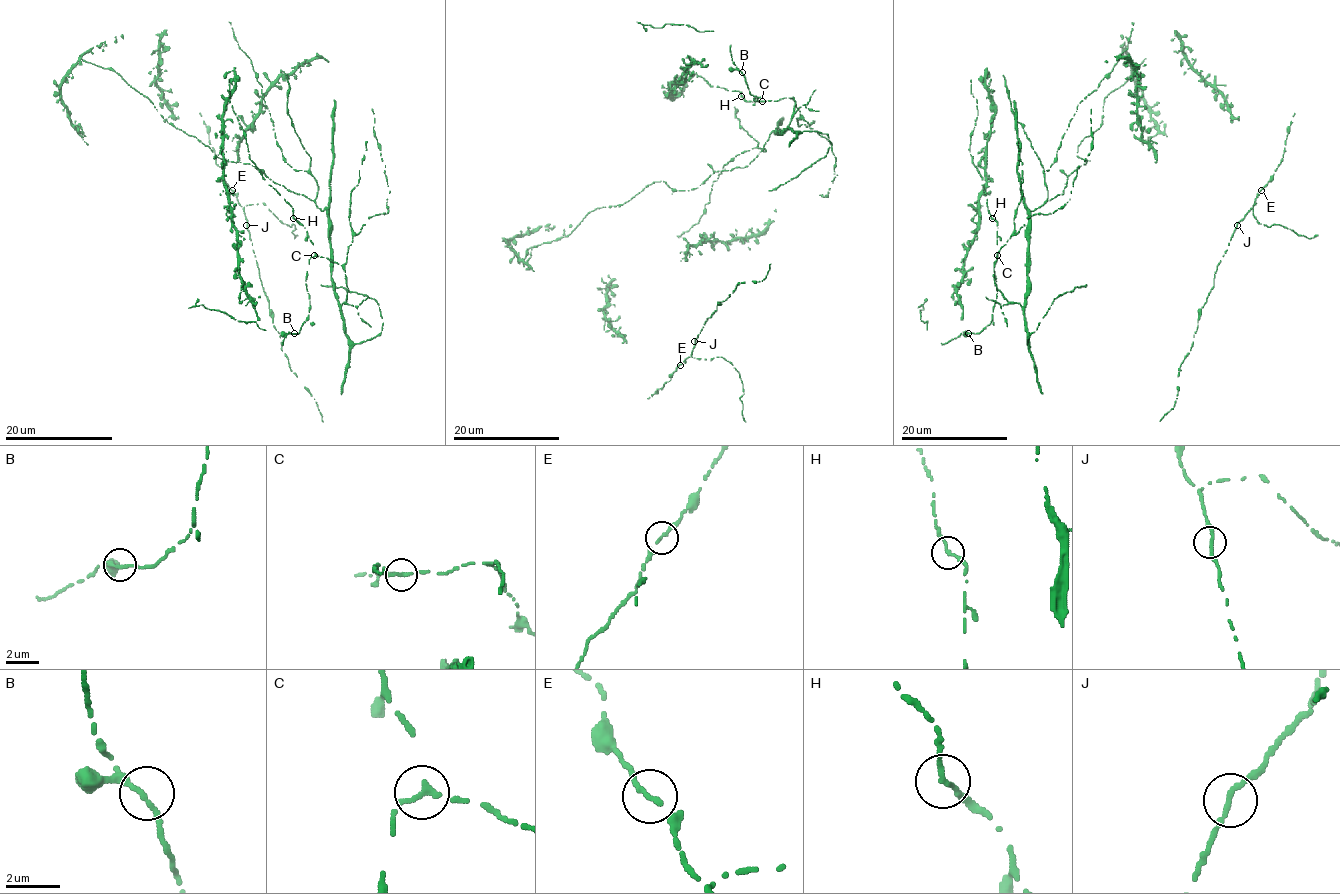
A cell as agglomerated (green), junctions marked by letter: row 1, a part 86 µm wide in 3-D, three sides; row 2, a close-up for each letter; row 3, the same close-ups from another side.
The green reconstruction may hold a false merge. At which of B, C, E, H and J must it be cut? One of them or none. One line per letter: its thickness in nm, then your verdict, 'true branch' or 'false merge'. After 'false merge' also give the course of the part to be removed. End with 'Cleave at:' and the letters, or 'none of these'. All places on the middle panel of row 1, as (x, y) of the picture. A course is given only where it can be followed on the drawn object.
B: calibre 200 nm; true branch
C: calibre 200 nm; true branch
E: calibre 190 nm; true branch
H: calibre 200 nm; true branch
J: calibre 220 nm; true branch
Cleave at: none of these

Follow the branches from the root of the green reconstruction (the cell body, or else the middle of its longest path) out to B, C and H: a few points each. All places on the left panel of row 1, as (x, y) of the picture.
B: (201, 142), (327, 211), (331, 281), (337, 303), (345, 302), (344, 267), (312, 257), (308, 318), (294, 333)
C: (201, 142), (218, 158), (254, 166), (327, 211), (331, 281), (340, 306), (348, 290), (344, 267), (314, 255)
H: (201, 142), (327, 211), (340, 306), (344, 267), (317, 255), (293, 218)

